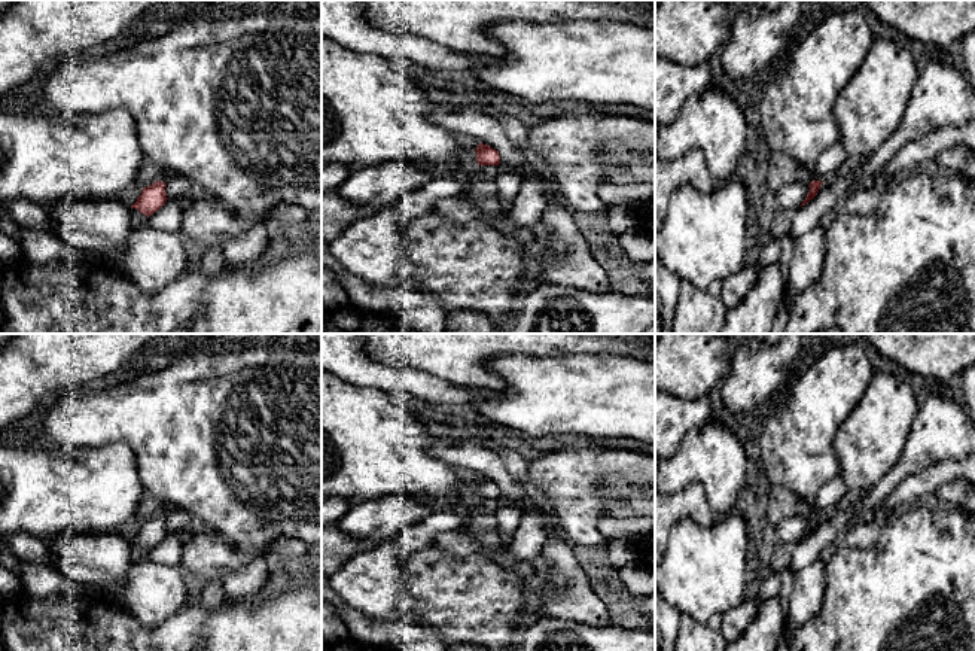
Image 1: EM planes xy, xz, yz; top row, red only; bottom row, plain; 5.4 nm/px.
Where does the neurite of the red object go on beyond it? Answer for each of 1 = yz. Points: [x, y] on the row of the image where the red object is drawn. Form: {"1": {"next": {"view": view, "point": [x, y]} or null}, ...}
{"1": {"next": null}}

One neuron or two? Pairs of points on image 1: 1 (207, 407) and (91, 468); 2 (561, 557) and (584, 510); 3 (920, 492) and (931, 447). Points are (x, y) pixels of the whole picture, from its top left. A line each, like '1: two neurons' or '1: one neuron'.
1: two neurons
2: two neurons
3: two neurons

